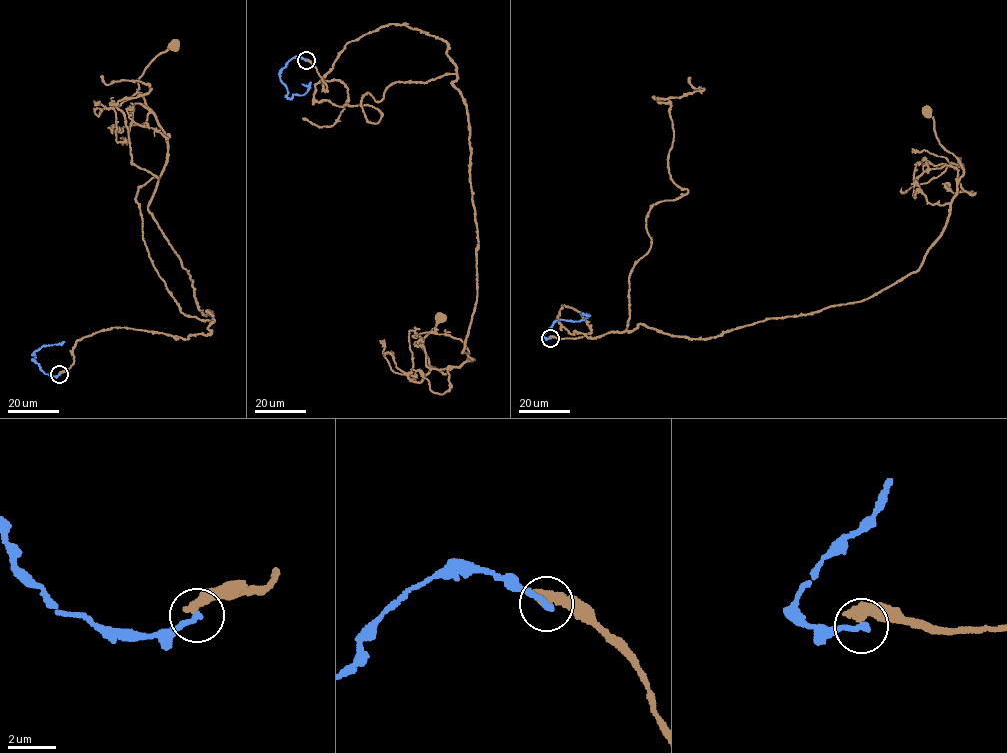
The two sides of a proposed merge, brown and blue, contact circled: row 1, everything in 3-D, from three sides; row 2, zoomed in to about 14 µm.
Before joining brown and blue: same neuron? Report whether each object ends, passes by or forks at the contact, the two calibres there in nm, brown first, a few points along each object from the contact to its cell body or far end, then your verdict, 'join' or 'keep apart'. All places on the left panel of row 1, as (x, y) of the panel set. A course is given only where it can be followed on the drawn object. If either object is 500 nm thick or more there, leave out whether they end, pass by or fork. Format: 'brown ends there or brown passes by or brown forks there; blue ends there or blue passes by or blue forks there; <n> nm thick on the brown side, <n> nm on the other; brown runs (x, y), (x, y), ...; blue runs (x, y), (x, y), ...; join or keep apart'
brown ends there; blue ends there; 440 nm thick on the brown side, 280 nm on the other; brown runs (59, 374), (76, 342), (113, 327), (210, 333), (148, 209), (168, 148), (138, 83), (174, 44); blue runs (60, 374), (49, 376), (32, 359), (42, 346), (54, 344); keep apart

